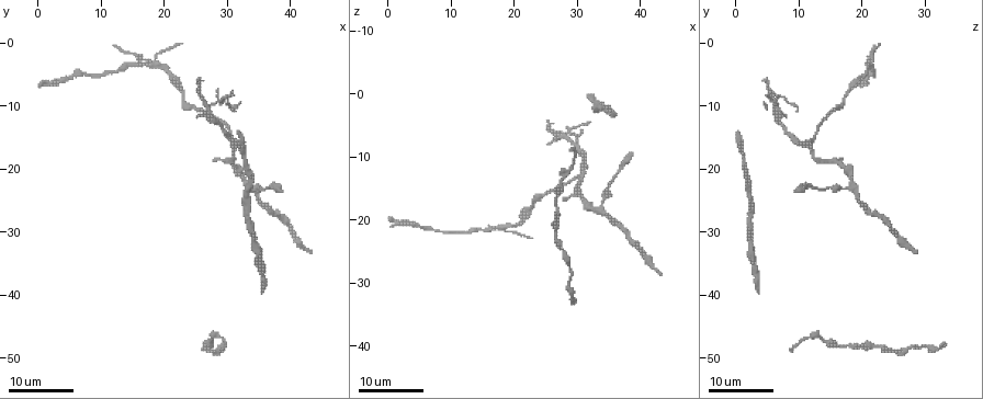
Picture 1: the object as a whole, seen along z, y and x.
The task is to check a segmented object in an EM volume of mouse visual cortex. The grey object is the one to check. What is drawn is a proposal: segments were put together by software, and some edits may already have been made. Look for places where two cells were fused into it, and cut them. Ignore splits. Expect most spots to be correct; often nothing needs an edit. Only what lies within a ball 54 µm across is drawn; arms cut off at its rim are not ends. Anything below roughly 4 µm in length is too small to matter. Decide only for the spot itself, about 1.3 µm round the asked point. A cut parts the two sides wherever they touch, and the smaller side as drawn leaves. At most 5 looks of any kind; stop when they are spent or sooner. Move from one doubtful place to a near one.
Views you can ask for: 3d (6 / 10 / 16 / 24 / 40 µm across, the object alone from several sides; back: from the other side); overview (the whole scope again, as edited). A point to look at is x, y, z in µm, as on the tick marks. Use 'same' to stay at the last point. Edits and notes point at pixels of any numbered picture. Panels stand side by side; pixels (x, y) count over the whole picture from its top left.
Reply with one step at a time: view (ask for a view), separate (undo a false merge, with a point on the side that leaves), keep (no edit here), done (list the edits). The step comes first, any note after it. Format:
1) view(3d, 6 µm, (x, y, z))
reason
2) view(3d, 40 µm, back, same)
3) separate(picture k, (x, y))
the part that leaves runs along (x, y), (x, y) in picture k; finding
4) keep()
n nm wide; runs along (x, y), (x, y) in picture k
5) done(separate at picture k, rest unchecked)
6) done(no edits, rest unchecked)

view(3d, 24 µm, (27.5, 10.5, 6.5))
branch point

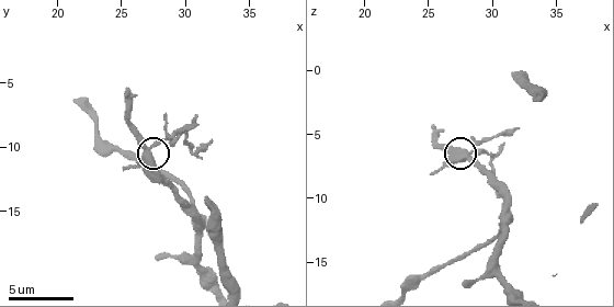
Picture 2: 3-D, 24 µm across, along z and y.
view(3d, 6 µm, same)

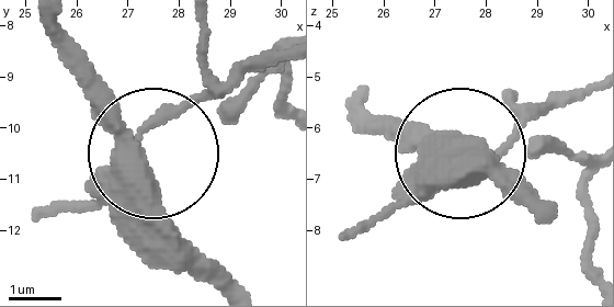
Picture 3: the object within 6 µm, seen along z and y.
separate(picture 3, (66, 208))
side arm 5 µm; two cells meet here

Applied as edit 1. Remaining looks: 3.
view(3d, 24 µm, (23.0, 7.5, 18.5))
sudden change in width

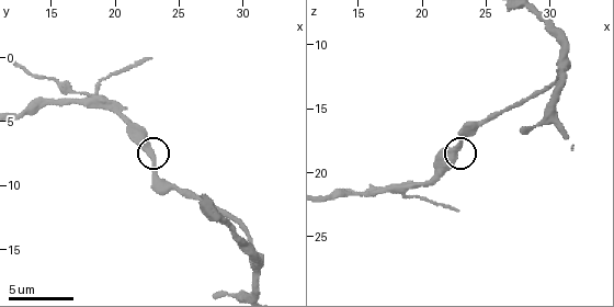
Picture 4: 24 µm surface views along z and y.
view(3d, 6 µm, (22.8, 7.6, 18.0))

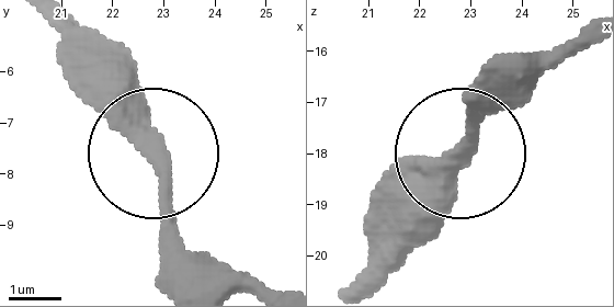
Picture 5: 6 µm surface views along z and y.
keep()
one cell here

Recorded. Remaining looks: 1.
done(separate at picture 3, rest unchecked)

